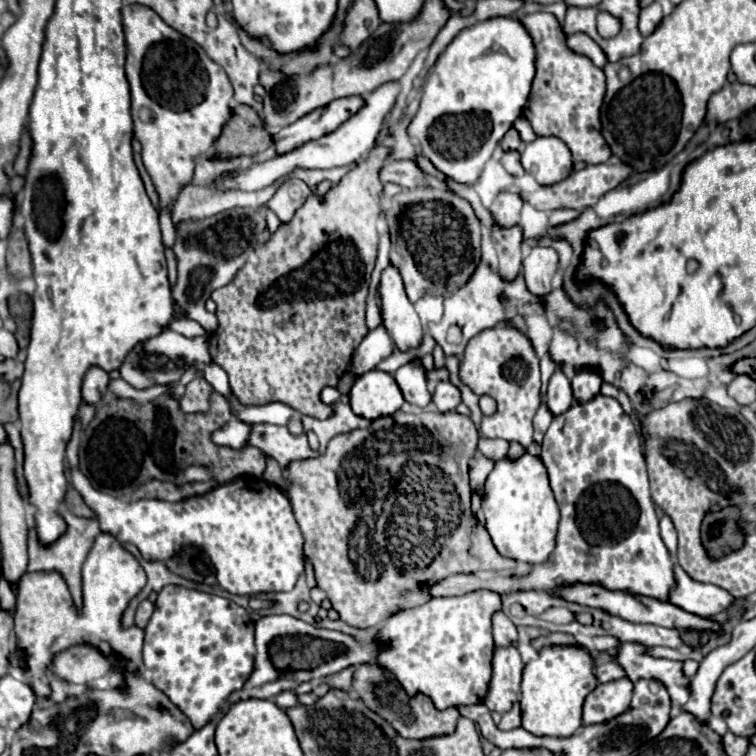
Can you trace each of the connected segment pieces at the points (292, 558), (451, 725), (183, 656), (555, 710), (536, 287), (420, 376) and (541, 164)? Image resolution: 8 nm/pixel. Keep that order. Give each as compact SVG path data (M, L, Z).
M76 420L72 440L66 448L66 460L68 460L68 480L74 490L80 492L84 502L94 510L94 514L100 520L100 530L112 534L122 544L136 544L138 550L146 560L168 560L172 554L176 554L182 546L194 544L202 548L214 568L216 568L216 580L218 584L230 592L230 594L270 594L270 592L290 592L298 580L298 576L304 570L304 552L302 552L302 532L296 524L296 518L292 516L292 508L288 498L282 494L282 490L274 484L266 484L260 478L238 478L228 484L220 484L214 490L192 496L180 502L164 502L164 500L120 500L114 496L108 496L100 490L96 490L88 478L78 468L78 442L80 442L80 422Z
M368 662L368 664L360 664L354 670L352 676L352 688L358 694L358 698L378 716L382 716L400 736L404 738L432 738L432 736L444 736L444 734L452 734L456 728L456 720L460 718L456 708L448 708L448 710L436 710L432 700L426 694L414 694L414 696L406 696L402 694L404 688L398 684L398 680L394 678L392 672L388 672L386 668L378 666L376 662Z
M164 586L144 634L144 664L152 672L152 684L188 716L194 730L220 720L228 696L240 690L254 672L254 622L228 598Z
M544 648L540 656L526 664L522 676L520 708L522 728L534 736L572 736L582 724L582 702L596 688L596 676L592 674L592 656L582 648Z
M536 246L522 260L526 286L532 294L548 294L552 292L552 278L558 272L558 252L554 248Z
M408 362L408 364L400 366L396 370L394 378L396 378L406 402L424 408L432 400L432 394L426 388L424 368L418 362Z
M556 136L536 138L522 150L522 166L542 186L552 186L572 172L572 152Z

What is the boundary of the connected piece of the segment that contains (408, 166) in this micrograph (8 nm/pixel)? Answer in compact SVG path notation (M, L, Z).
M398 160L386 162L380 170L380 182L394 182L402 188L416 188L426 186L422 170L412 160Z

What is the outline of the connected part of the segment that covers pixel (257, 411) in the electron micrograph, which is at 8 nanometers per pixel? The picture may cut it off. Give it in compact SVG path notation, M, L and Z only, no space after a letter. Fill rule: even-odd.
M234 396L230 398L230 406L234 410L234 416L244 422L268 422L268 424L286 424L294 410L288 404L282 402L268 402L262 406L242 406Z

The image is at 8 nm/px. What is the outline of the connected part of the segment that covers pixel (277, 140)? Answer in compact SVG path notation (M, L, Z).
M358 96L332 100L330 104L316 108L310 114L298 118L296 122L284 126L280 132L276 132L272 136L276 154L292 152L292 150L300 148L300 144L304 144L308 140L316 140L316 138L336 130L344 120L348 120L348 116L356 114L356 108L360 108L360 104L364 104L364 100Z

